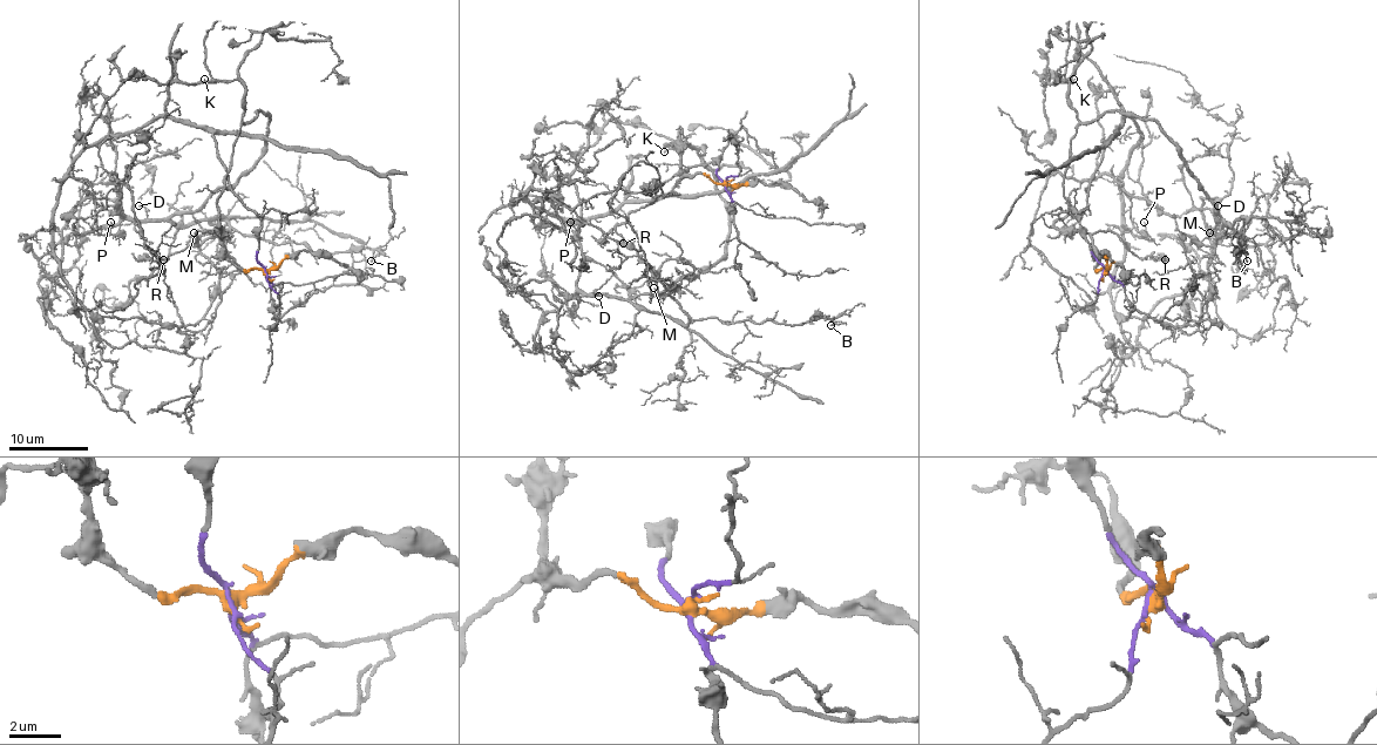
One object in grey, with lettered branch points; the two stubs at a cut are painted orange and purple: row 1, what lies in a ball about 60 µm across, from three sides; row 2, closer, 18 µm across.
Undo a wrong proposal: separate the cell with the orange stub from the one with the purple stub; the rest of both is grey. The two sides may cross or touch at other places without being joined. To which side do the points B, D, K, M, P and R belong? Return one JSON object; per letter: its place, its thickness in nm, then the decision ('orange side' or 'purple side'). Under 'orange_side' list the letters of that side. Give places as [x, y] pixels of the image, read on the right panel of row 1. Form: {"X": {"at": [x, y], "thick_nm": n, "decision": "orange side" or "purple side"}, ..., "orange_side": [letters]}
{"B": {"at": [1247, 261], "thick_nm": 140, "decision": "orange side"}, "D": {"at": [1218, 205], "thick_nm": 120, "decision": "orange side"}, "K": {"at": [1073, 79], "thick_nm": 130, "decision": "orange side"}, "M": {"at": [1209, 232], "thick_nm": 130, "decision": "orange side"}, "P": {"at": [1144, 222], "thick_nm": 100, "decision": "purple side"}, "R": {"at": [1165, 259], "thick_nm": 150, "decision": "orange side"}, "orange_side": ["B", "D", "K", "M", "R"]}

